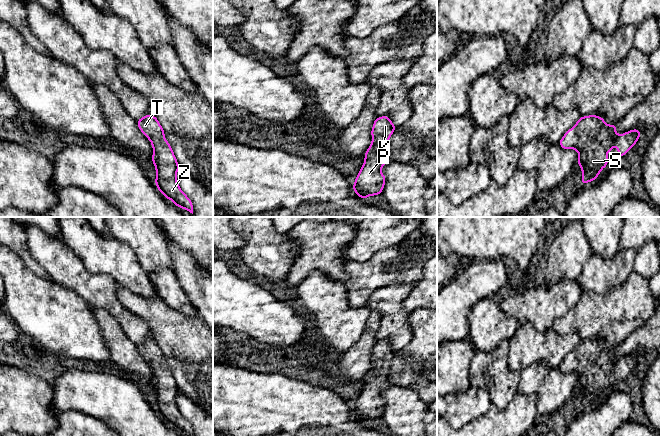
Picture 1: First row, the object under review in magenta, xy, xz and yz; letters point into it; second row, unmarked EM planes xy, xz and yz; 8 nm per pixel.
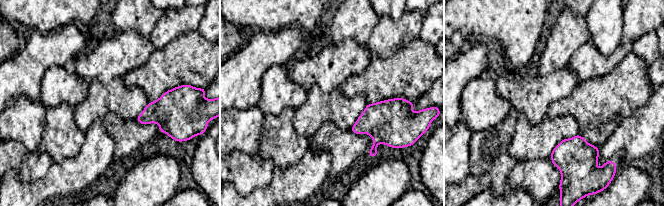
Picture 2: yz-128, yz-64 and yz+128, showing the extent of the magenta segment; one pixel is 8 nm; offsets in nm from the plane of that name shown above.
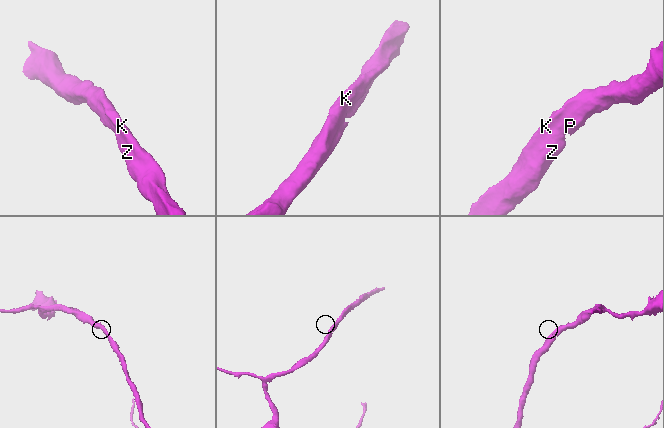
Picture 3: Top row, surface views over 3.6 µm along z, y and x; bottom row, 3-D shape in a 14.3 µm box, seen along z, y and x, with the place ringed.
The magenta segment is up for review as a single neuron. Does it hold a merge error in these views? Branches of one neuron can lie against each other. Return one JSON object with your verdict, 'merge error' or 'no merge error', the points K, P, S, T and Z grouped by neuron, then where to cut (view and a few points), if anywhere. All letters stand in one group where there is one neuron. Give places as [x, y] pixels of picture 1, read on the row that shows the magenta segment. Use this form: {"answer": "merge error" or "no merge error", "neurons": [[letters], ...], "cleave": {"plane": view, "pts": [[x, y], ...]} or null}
{"answer": "no merge error", "neurons": [["K", "P", "S", "T", "Z"]], "cleave": null}

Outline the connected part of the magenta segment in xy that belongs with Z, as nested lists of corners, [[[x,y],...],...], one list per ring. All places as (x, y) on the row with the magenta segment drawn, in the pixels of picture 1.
[[[145,115],[137,120],[141,132],[153,146],[152,162],[156,168],[155,184],[158,190],[174,202],[180,209],[184,208],[193,214],[191,200],[180,189],[176,174],[180,169],[170,144],[164,138],[164,130],[154,115]]]

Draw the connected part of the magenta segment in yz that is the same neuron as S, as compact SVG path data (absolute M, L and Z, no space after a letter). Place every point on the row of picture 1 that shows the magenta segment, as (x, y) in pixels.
M590 115L580 117L559 141L563 149L578 151L577 164L582 168L581 184L594 181L601 170L608 165L606 154L616 145L618 156L624 156L638 141L641 133L633 129L616 134L616 125L606 125L603 117Z

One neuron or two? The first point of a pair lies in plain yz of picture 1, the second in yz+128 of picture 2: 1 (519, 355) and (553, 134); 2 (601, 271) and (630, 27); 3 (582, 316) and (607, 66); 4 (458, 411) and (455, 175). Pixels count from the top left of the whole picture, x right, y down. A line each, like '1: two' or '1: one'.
1: one
2: two
3: two
4: two

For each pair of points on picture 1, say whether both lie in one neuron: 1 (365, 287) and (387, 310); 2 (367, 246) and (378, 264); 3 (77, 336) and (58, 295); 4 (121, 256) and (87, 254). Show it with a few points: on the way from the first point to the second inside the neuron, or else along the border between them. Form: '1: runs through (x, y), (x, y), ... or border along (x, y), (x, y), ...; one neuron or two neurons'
1: border along (393, 285), (378, 287), (364, 306); two neurons
2: border along (394, 245), (378, 250), (365, 261), (350, 261); two neurons
3: runs through (67, 326), (58, 317), (58, 305); one neuron
4: runs through (113, 256), (95, 254); one neuron

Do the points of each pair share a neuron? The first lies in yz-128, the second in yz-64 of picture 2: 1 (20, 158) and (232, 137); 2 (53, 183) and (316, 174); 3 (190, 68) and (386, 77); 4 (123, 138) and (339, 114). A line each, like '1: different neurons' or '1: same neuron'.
1: different neurons
2: same neuron
3: same neuron
4: different neurons

